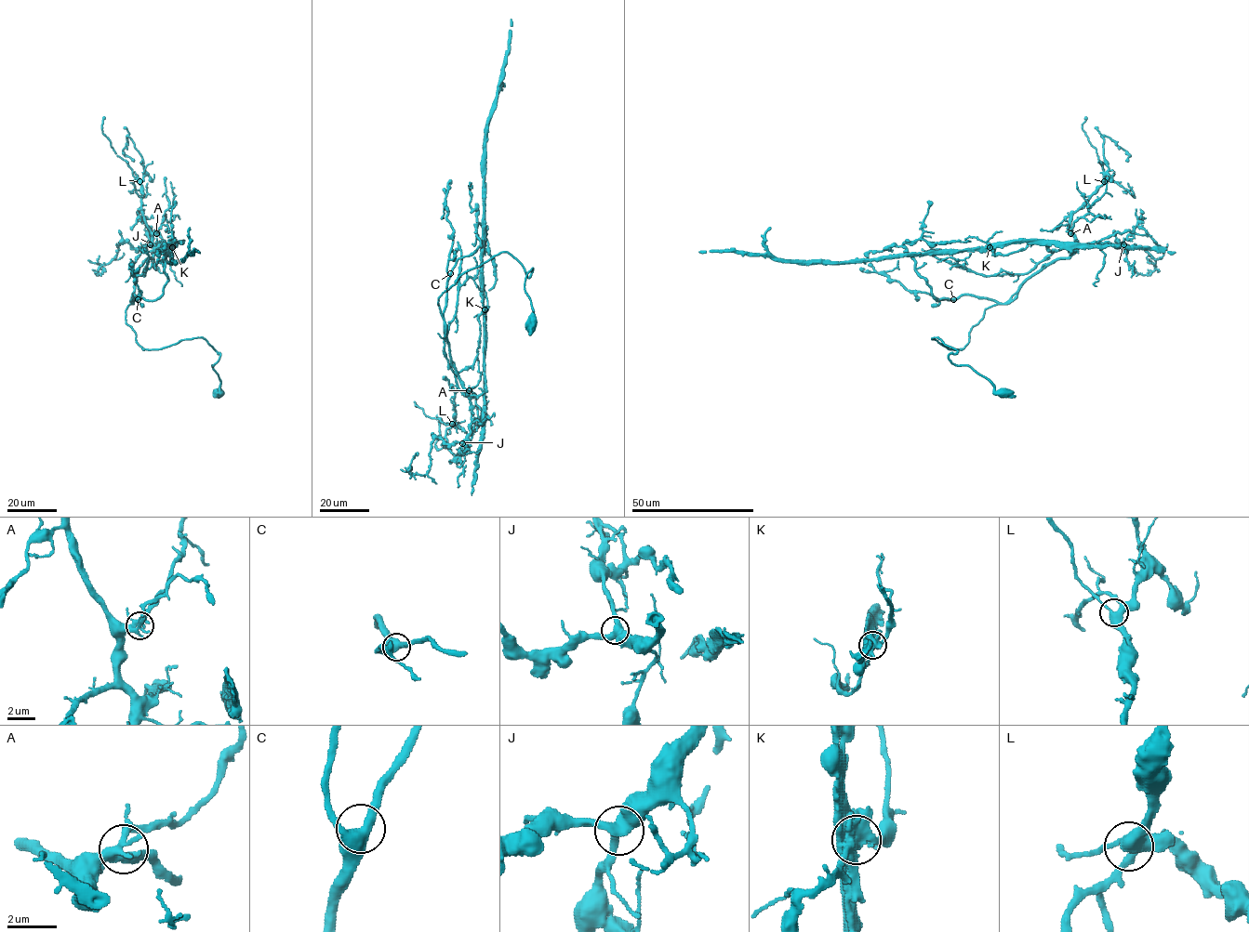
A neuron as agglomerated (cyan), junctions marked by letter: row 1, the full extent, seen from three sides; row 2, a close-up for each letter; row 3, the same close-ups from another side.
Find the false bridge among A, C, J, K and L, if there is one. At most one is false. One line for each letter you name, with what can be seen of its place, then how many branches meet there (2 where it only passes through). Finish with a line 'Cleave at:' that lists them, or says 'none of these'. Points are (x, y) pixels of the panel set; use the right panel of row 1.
K: at (989, 247); 4 branches meet
Cleave at: K

